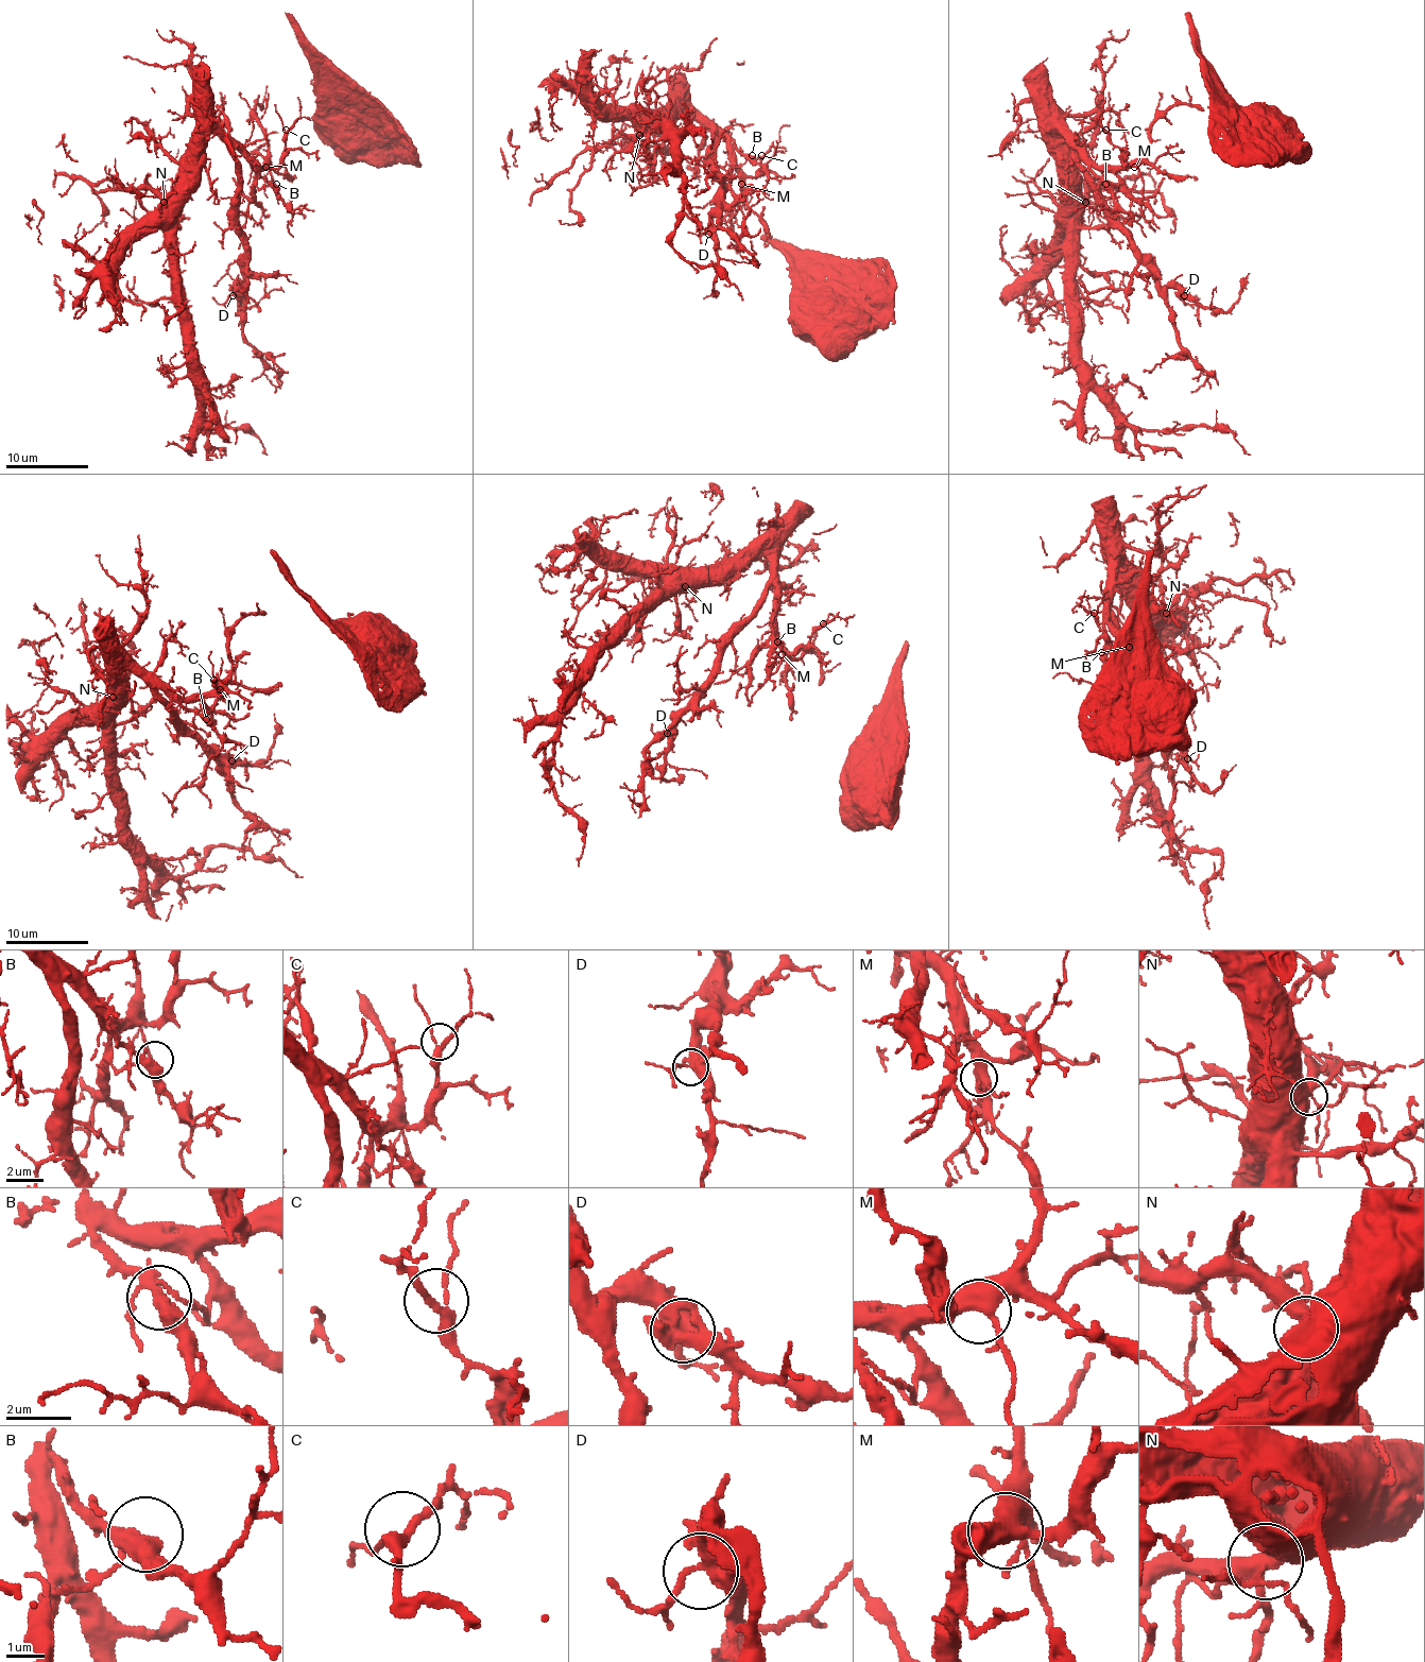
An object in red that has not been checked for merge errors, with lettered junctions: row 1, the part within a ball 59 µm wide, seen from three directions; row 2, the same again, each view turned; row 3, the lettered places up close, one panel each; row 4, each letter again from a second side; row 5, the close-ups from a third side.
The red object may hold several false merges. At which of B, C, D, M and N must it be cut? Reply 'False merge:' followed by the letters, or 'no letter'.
False merge: no letter

